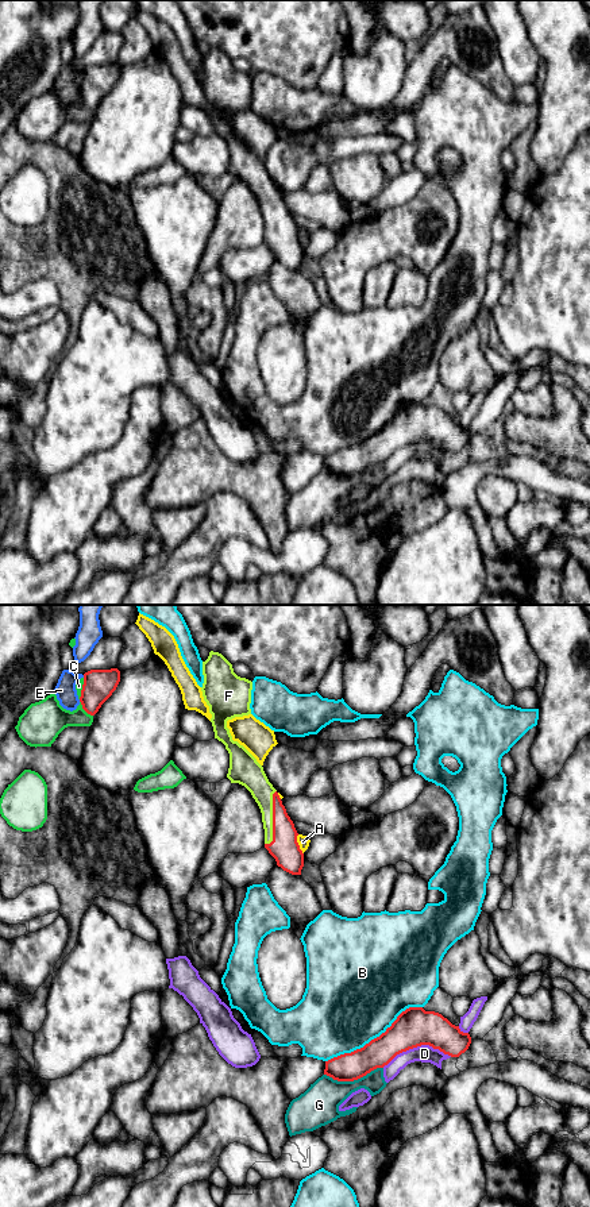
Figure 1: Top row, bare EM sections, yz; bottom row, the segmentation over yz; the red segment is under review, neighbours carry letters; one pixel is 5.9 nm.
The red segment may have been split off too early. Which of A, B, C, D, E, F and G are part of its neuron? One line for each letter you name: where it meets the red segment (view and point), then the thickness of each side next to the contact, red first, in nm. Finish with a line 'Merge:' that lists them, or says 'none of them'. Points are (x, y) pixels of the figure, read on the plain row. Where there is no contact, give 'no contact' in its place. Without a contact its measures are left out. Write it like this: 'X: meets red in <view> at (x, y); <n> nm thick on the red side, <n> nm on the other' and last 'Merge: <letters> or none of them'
F: meets red in yz at (273, 213); 170 nm thick on the red side, 140 nm on the other
Merge: F

